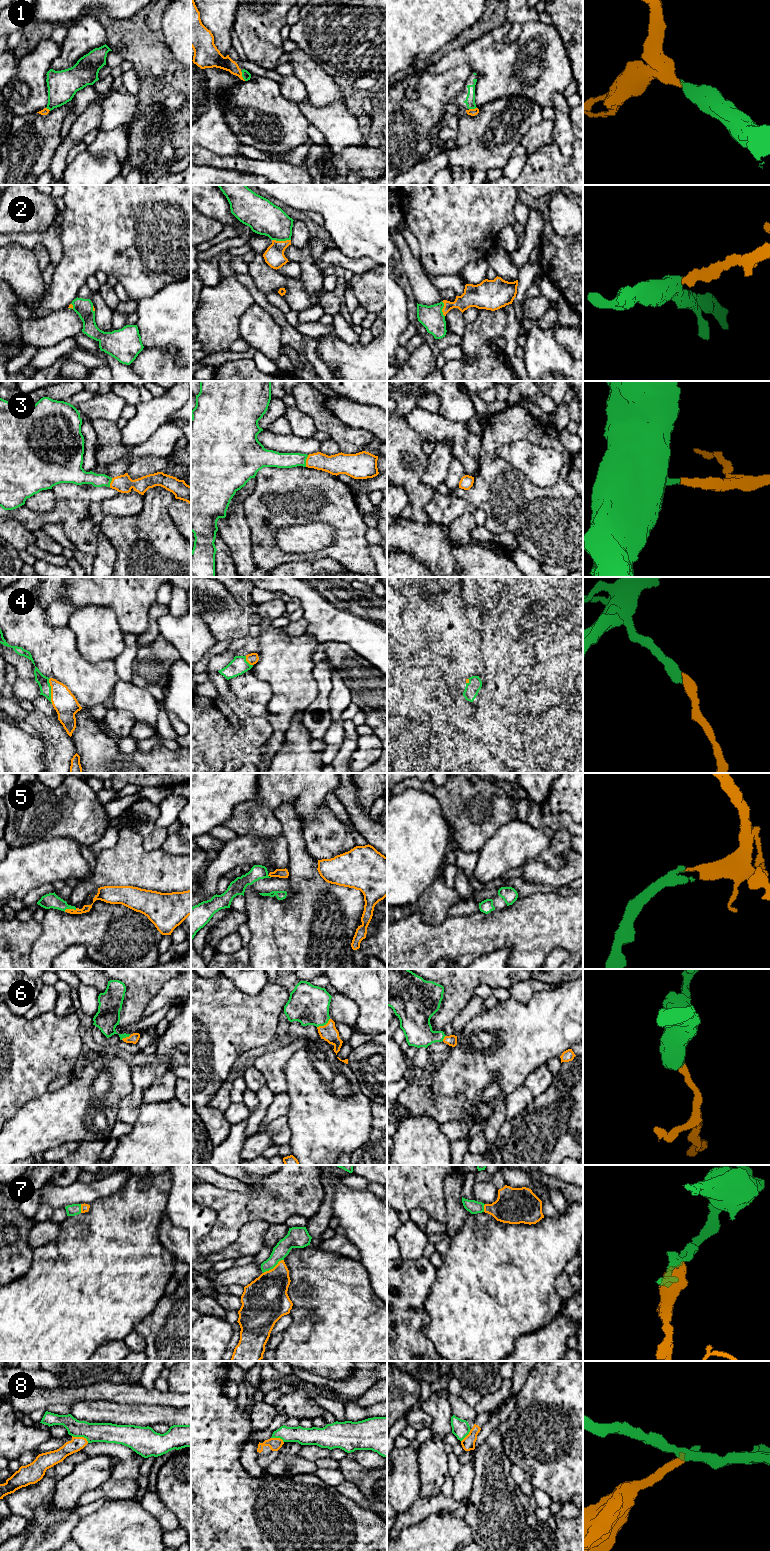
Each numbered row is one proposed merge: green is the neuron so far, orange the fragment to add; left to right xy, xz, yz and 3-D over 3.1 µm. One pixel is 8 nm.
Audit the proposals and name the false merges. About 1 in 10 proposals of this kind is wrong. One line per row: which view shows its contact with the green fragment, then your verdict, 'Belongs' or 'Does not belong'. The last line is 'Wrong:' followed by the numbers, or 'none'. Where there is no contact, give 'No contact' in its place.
1: Touches green in xz. Belongs
2: Touches green in xz. Belongs
3: Touches green in xz. Belongs
4: Touches green in xy. Belongs
5: Touches green in xy. Belongs
6: Touches green in xz. Belongs
7: Touches green in xz. Belongs
8: Touches green in xy. Belongs
Wrong: none

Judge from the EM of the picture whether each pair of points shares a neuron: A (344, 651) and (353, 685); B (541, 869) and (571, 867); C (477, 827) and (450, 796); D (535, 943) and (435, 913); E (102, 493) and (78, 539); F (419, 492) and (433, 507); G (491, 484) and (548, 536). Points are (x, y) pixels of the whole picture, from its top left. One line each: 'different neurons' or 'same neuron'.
A: same neuron
B: same neuron
C: same neuron
D: different neurons
E: same neuron
F: different neurons
G: same neuron

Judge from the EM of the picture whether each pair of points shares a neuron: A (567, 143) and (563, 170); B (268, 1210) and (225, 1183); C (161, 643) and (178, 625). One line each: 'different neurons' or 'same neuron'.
A: different neurons
B: different neurons
C: different neurons

